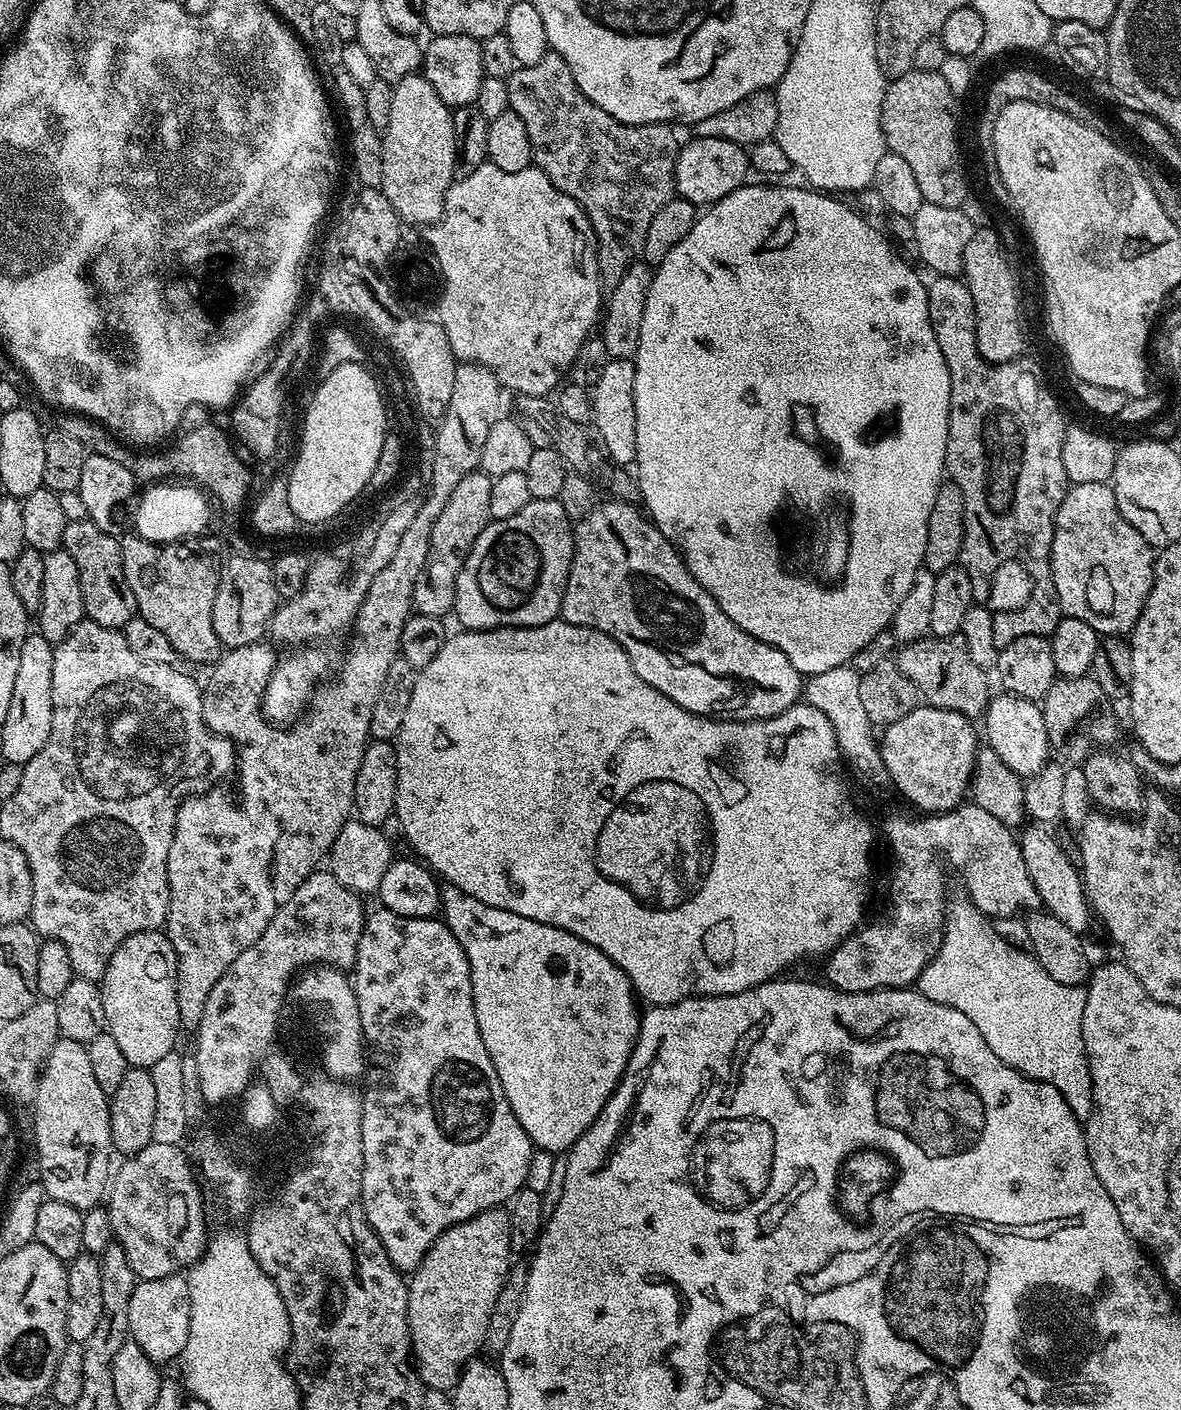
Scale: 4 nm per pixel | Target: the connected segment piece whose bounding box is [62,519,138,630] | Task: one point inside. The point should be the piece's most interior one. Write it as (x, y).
(108, 600)

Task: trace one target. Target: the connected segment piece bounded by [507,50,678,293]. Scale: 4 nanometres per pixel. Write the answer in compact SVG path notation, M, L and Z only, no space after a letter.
M548 51L534 66L517 67L514 75L507 80L510 94L509 109L526 122L526 134L532 147L532 162L554 182L558 190L562 190L574 202L582 206L588 215L592 229L596 235L596 257L600 271L600 286L605 293L612 292L618 282L622 282L622 274L631 264L637 263L643 253L646 242L646 230L650 230L650 222L666 202L673 199L676 191L676 144L677 129L671 124L627 124L618 122L602 106L594 106L582 90L578 90L578 82L574 82L574 74L570 74L570 66L566 66L566 58L554 51Z

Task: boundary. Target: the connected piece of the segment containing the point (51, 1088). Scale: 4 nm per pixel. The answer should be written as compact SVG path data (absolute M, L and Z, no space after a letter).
M57 1040L46 1058L44 1069L40 1071L34 1107L31 1109L32 1132L36 1135L36 1160L40 1163L38 1180L44 1186L47 1199L66 1202L81 1210L95 1208L105 1199L106 1189L110 1184L108 1163L114 1157L110 1138L109 1099L109 1093L104 1092L94 1079L87 1047L73 1040Z

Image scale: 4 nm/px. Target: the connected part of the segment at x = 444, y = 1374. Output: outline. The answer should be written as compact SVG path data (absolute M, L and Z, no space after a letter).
M503 1207L490 1208L464 1222L450 1226L430 1246L422 1262L411 1273L408 1285L408 1333L410 1334L411 1359L424 1383L425 1389L433 1388L451 1393L460 1380L464 1365L484 1348L486 1326L490 1326L490 1314L498 1290L506 1278L514 1249L510 1242L510 1218Z

